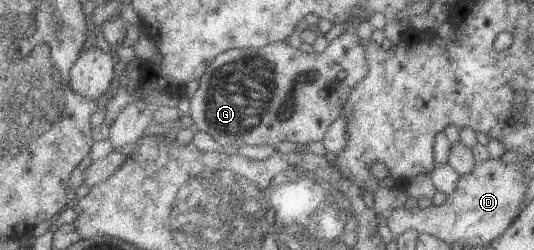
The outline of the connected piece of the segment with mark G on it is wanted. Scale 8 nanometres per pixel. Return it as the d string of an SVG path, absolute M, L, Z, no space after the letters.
M354 18L352 20L346 20L346 32L340 33L336 38L329 41L325 49L320 52L304 53L298 48L290 46L287 42L272 42L272 44L266 44L262 47L247 46L246 48L232 49L226 54L220 54L209 69L204 73L200 80L199 87L197 88L194 95L189 100L190 102L190 116L193 119L194 124L200 131L206 132L213 139L218 140L222 146L276 146L280 142L292 142L292 144L308 144L310 142L321 141L324 138L324 134L330 128L330 125L336 118L342 115L344 104L348 100L348 95L352 92L352 88L366 76L368 72L368 64L366 64L366 58L364 54L364 48L360 44L360 39L356 36L356 26L359 22L356 22Z

